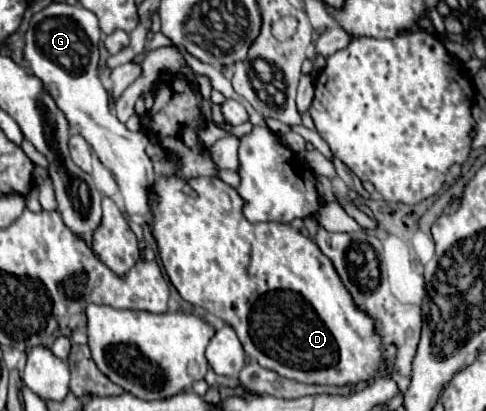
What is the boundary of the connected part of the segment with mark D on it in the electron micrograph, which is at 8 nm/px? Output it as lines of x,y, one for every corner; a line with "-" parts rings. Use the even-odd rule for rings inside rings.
180,175
160,177
148,187
148,201
150,201
152,235
156,239
162,265
164,265
166,275
170,277
172,285
178,289
182,299
186,299
188,303
206,309
214,317
224,319
238,333
240,343
244,345
244,351
246,351
246,355
250,359
256,359
262,367
268,367
268,369
276,371
278,375
284,375
288,379
296,379
296,381
302,381
302,383
322,383
322,385
360,383
360,381
366,381
372,375
380,375
380,373
386,371
386,367
382,363
380,337
374,335
372,319
368,319
368,315
364,315
364,311
360,311
352,303
352,299
348,299
348,291
344,291
344,285
340,283
340,277
336,275
336,269
332,267
330,259
326,255
322,255
322,251
318,249
318,245
310,237
304,237
298,229
294,229
290,225
284,227
280,223
256,223
256,225
248,223
248,219
244,219
244,215
242,215
242,199
240,199
240,195
236,193
234,187
226,185
218,177
190,177
190,179
184,179
-
184,185
190,185
196,191
196,195
186,195
182,191

